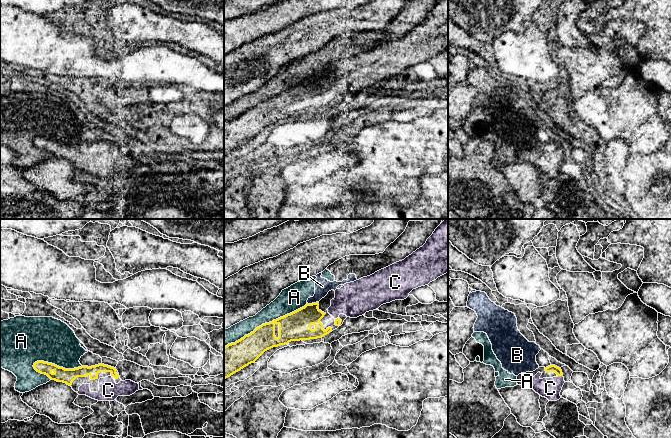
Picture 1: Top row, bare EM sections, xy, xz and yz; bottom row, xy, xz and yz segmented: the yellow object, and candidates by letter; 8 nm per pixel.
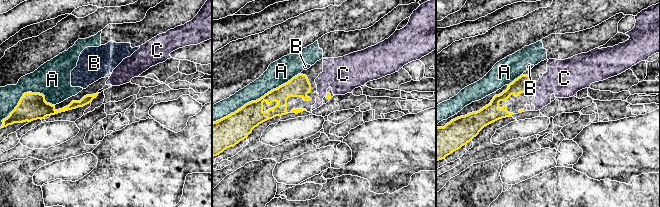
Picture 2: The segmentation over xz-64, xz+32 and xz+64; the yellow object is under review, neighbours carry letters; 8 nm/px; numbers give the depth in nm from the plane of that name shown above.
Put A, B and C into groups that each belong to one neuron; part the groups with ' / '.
A / B / C

